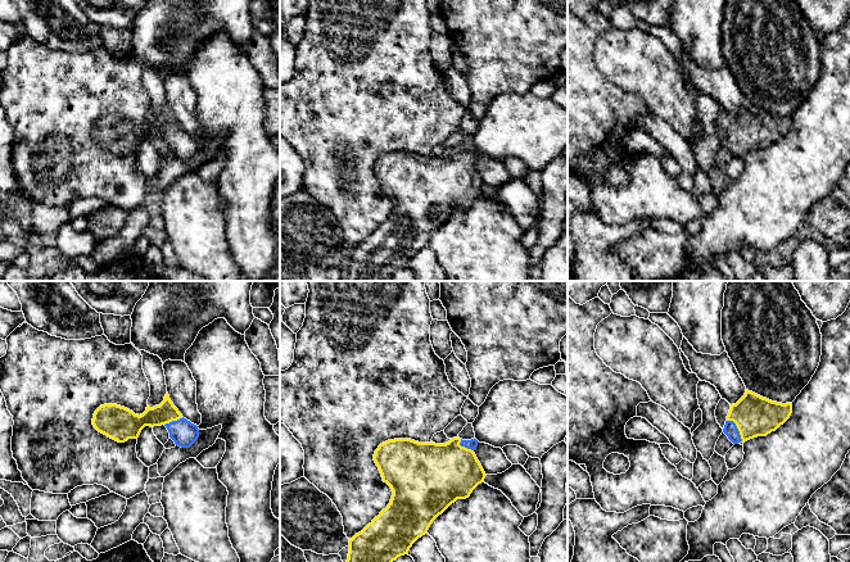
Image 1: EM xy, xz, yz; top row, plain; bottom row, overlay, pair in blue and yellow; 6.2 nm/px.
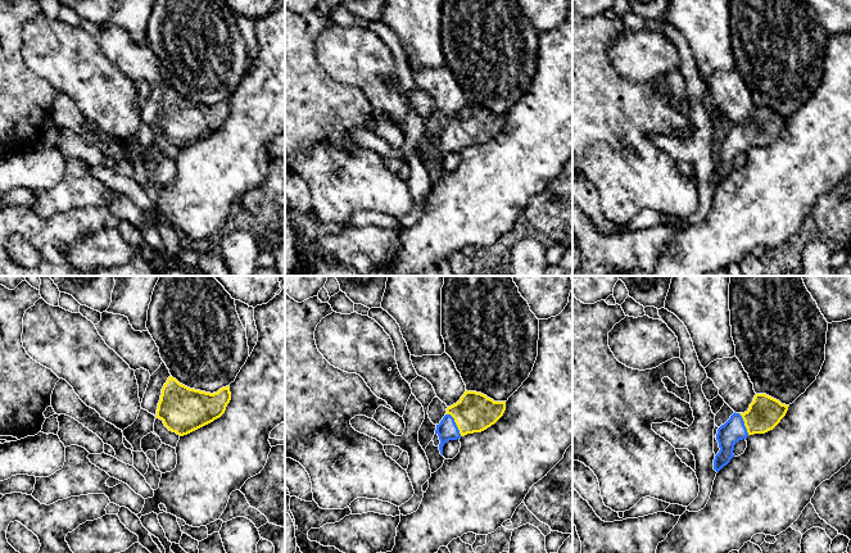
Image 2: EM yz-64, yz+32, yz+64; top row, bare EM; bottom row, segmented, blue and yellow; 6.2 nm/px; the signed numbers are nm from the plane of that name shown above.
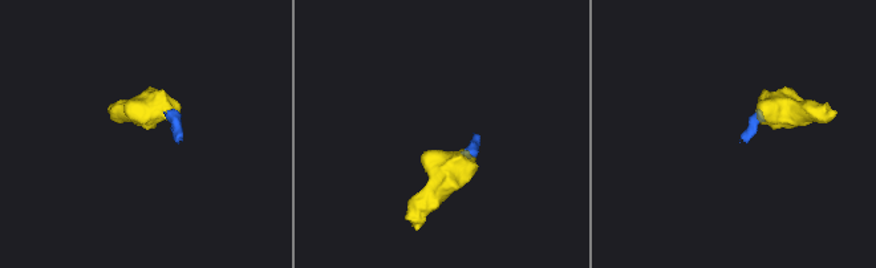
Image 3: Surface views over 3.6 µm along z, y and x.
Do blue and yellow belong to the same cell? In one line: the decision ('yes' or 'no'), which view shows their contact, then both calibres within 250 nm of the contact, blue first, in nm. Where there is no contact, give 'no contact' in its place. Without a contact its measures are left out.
yes | yz | 90/260 nm

